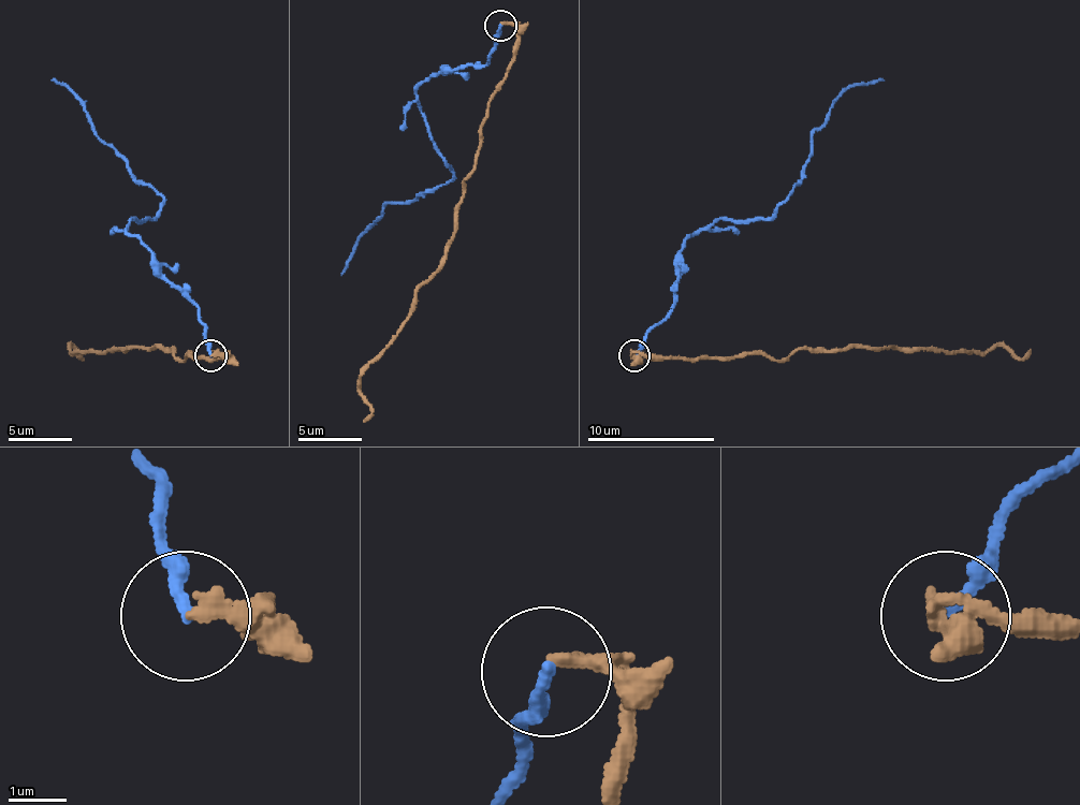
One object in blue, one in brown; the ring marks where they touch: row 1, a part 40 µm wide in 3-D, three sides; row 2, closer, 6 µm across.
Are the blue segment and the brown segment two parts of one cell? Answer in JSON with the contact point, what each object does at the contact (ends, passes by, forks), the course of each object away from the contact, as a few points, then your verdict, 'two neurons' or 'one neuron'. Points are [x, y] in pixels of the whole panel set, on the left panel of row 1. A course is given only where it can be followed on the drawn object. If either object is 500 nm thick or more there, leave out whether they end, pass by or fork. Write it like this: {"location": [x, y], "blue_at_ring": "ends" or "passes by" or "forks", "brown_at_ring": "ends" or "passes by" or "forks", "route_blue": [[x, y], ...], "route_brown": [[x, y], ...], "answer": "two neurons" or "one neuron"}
{"location": [210, 355], "blue_at_ring": "ends", "brown_at_ring": "ends", "route_blue": [[212, 354], [195, 307], [126, 231], [135, 218], [150, 221], [163, 199], [100, 138], [84, 106], [53, 77]], "route_brown": [[212, 354], [228, 357], [189, 354], [179, 361], [173, 348], [71, 351], [71, 345], [81, 357], [74, 348]], "answer": "two neurons"}

